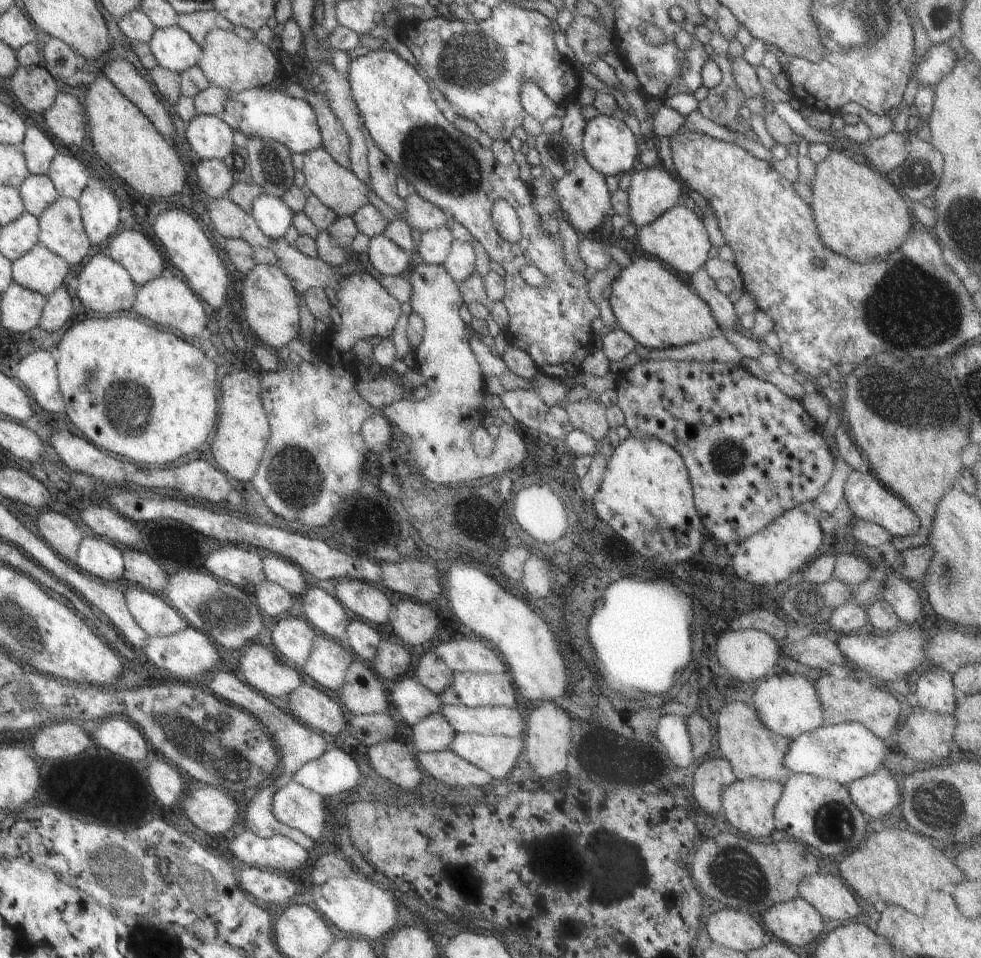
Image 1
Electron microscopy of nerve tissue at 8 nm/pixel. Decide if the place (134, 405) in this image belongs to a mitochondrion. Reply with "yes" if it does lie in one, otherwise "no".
yes

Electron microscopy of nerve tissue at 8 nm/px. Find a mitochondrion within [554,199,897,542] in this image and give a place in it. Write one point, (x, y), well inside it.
(728, 458)

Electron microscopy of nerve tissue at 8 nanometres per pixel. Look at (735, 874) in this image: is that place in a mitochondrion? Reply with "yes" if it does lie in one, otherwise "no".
yes

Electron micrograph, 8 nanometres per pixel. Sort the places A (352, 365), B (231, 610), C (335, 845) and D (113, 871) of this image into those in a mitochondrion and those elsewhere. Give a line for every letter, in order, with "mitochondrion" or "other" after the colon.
A: other
B: mitochondrion
C: other
D: mitochondrion

